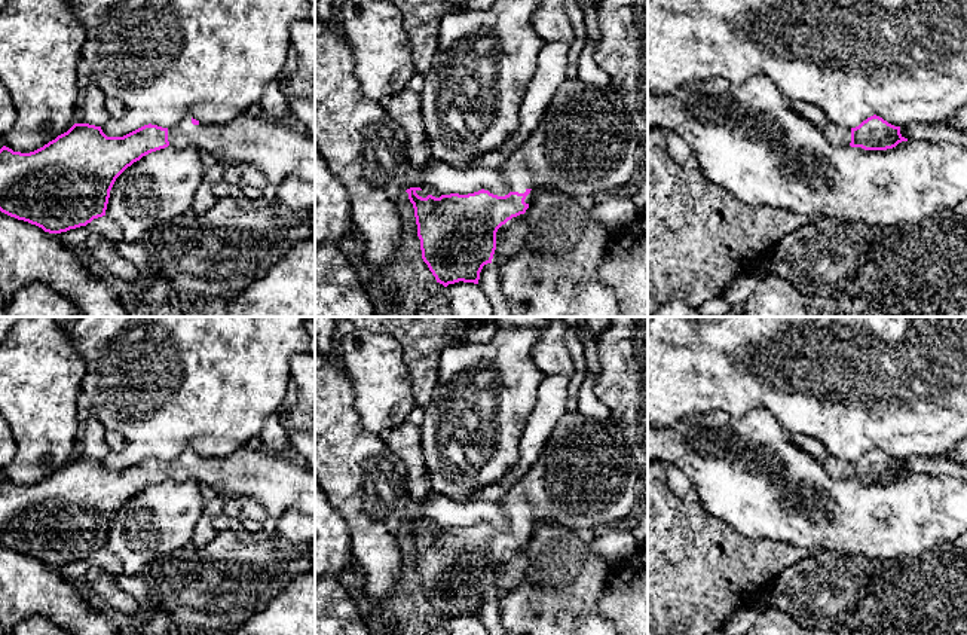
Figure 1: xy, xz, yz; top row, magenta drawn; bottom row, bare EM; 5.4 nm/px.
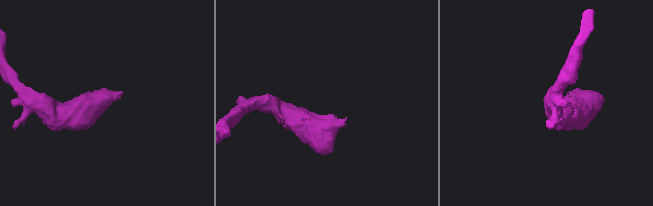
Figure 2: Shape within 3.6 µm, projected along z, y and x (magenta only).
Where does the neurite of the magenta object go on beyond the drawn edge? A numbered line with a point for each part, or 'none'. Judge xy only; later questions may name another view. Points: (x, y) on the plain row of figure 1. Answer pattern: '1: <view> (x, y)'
1: xy (278, 482)

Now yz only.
1: yz (838, 469)

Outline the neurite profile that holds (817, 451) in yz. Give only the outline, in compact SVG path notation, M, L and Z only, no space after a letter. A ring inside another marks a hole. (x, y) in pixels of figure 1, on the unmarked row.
M789 434L789 439L795 446L805 451L811 458L817 460L821 464L824 464L830 457L826 446L813 437Z

